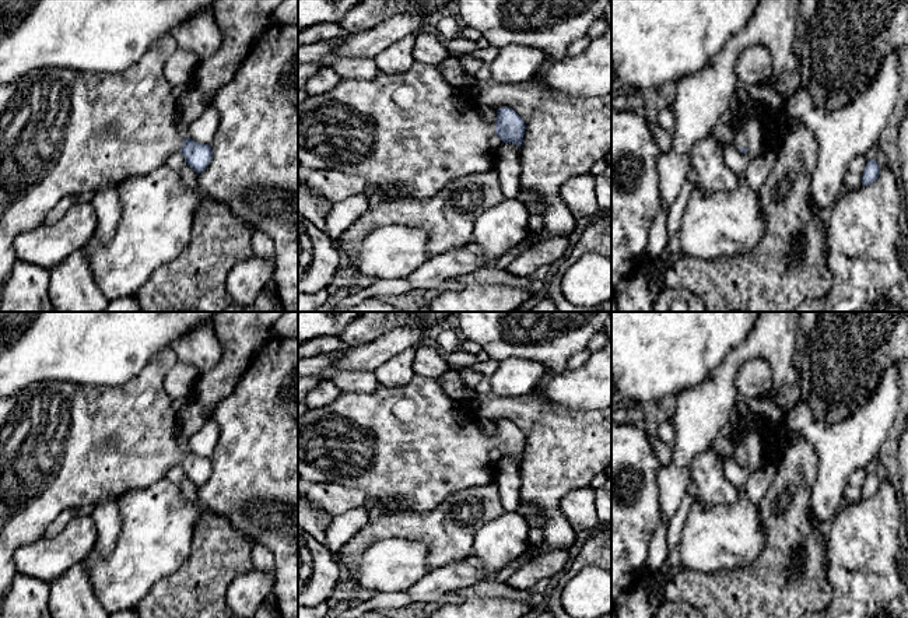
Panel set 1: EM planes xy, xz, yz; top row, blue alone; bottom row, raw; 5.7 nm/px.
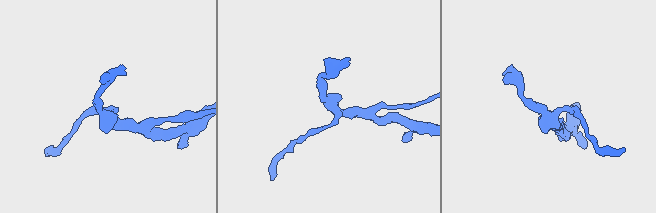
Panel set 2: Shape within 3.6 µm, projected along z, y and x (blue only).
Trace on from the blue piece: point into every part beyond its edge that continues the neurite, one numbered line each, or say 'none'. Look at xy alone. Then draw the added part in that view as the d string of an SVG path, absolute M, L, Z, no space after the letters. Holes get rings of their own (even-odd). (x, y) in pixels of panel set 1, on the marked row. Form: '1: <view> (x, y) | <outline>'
1: xy (63, 132) | M171 34L158 38L129 69L115 74L83 73L71 69L38 69L10 84L0 85L0 291L17 261L14 240L22 232L31 231L45 222L46 214L67 196L98 192L116 187L129 176L141 176L164 165L166 159L183 145L179 131L178 99L164 76L166 60L176 52L178 45Z

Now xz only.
1: xz (412, 130) | M420 62L406 71L378 71L372 78L346 77L330 91L308 95L298 103L298 165L302 172L337 171L360 176L379 193L399 187L403 199L430 199L456 179L494 169L490 138L495 134L495 124L480 117L478 106L467 89L448 84L437 66Z

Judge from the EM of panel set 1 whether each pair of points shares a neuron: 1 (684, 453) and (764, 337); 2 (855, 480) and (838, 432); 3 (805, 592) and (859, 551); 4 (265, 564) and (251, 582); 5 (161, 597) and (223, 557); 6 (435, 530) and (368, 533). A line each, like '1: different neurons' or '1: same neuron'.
1: same neuron
2: different neurons
3: different neurons
4: different neurons
5: same neuron
6: same neuron

